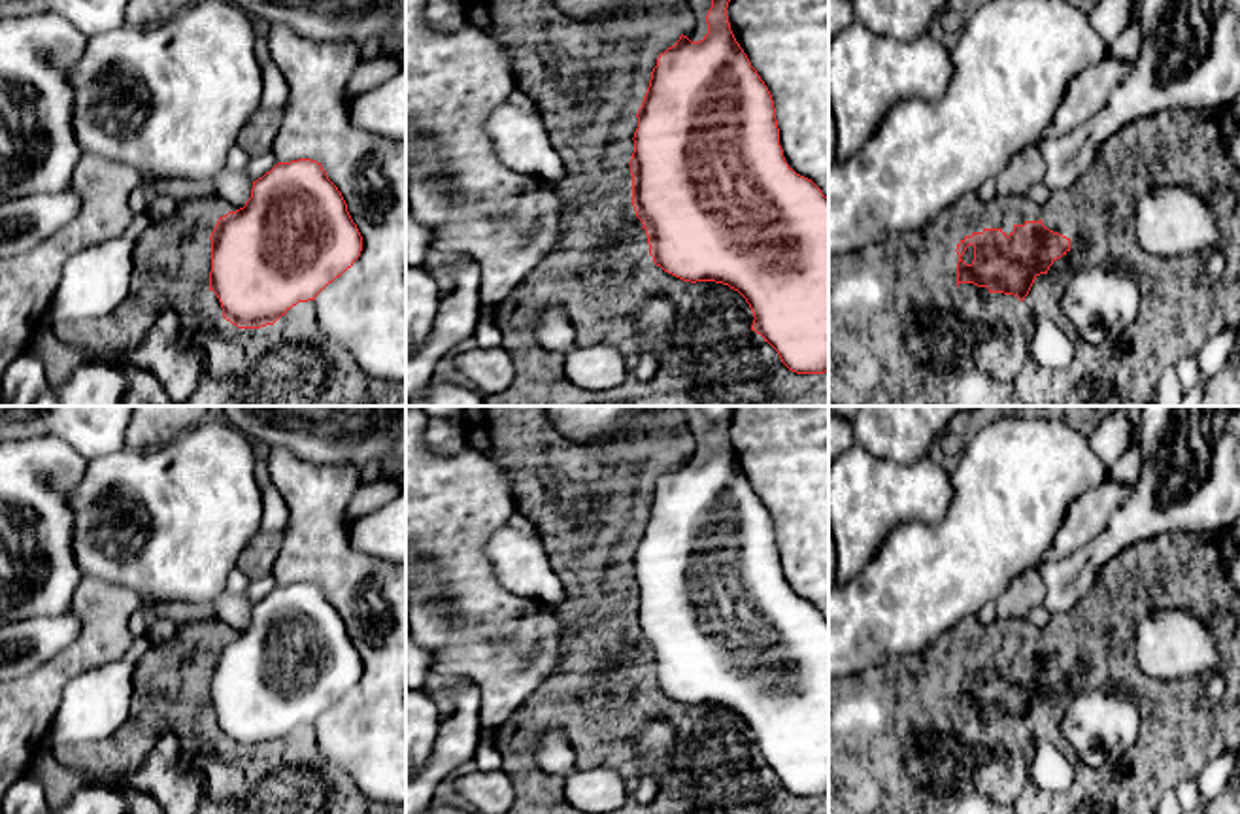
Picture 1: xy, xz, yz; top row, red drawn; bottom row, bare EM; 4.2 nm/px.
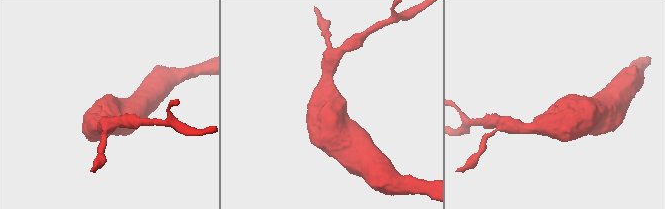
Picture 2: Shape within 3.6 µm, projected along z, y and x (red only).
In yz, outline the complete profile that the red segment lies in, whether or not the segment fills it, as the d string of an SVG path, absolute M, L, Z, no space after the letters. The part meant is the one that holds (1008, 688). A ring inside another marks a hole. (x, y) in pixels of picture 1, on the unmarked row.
M1040 642L1014 648L1010 657L1002 652L972 655L957 667L955 674L959 678L957 710L961 706L974 706L978 710L987 710L989 716L1014 718L1023 725L1034 703L1040 697L1047 697L1049 689L1070 674L1070 661L1049 653Z

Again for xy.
M311 582L277 585L253 604L251 621L243 631L219 640L209 663L209 714L217 718L223 740L238 752L274 748L298 725L315 723L328 706L353 689L362 674L362 659L347 635L342 616L328 602L321 585Z

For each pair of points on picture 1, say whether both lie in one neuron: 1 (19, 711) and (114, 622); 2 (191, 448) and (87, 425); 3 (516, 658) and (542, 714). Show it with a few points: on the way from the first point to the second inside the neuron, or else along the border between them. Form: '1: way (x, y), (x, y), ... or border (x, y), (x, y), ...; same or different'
1: way (42, 688), (91, 644); same
2: border (125, 446), (89, 459); different
3: border (561, 660), (561, 665), (535, 694), (501, 724); different

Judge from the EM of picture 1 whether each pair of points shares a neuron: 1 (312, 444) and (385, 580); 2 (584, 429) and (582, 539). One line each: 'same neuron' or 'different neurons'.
1: different neurons
2: different neurons

